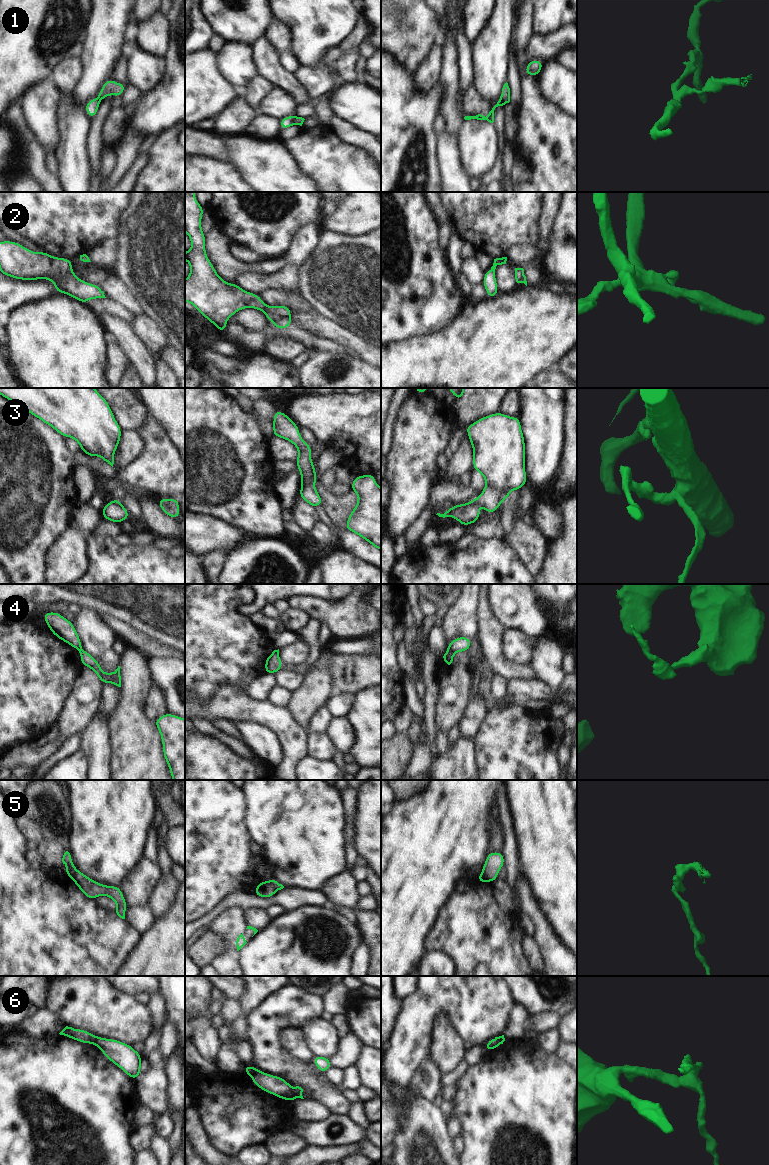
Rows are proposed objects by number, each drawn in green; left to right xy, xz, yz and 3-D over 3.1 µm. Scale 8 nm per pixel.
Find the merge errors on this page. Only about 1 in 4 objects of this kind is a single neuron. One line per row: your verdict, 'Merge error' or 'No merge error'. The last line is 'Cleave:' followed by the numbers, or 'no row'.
1: Merge error
2: Merge error
3: Merge error
4: Merge error
5: Merge error
6: Merge error
Cleave: 1, 2, 3, 4, 5, 6

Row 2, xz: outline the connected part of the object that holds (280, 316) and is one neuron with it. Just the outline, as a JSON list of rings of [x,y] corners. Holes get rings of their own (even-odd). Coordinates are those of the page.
[[[287,305],[268,306],[262,310],[267,319],[278,329],[286,329],[292,324],[291,310]]]

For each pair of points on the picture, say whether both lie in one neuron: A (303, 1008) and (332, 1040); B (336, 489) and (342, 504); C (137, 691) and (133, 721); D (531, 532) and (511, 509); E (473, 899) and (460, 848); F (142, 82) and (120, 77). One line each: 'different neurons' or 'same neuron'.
A: different neurons
B: different neurons
C: same neuron
D: same neuron
E: different neurons
F: different neurons

